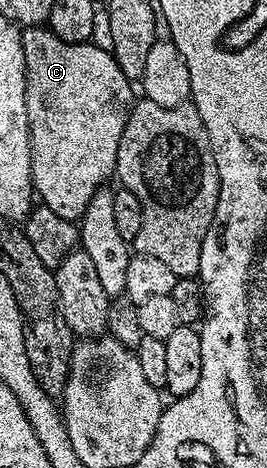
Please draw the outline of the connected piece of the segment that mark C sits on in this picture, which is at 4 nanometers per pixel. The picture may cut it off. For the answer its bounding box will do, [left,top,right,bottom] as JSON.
[21,27,137,222]

